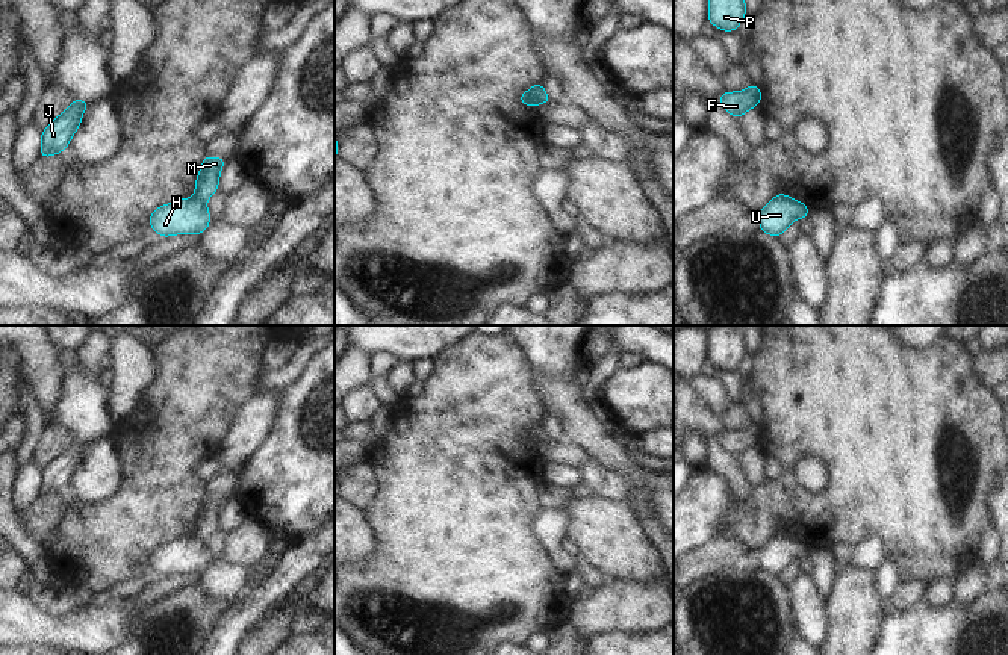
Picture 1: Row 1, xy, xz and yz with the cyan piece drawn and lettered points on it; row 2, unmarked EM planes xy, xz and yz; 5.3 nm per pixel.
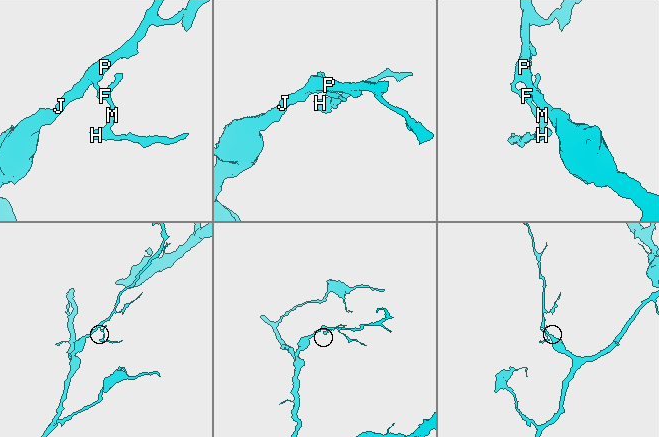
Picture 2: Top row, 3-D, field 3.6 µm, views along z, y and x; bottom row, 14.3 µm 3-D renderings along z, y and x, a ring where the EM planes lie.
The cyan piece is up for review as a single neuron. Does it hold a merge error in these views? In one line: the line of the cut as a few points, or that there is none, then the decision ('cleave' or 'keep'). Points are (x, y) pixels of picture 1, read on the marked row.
xz (542, 83), (536, 90), (536, 102) | cleave

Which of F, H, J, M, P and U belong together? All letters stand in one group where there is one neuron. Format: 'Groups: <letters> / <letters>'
Groups: F J M P / H U.

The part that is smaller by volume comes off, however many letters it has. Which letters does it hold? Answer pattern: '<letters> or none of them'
H, U.

